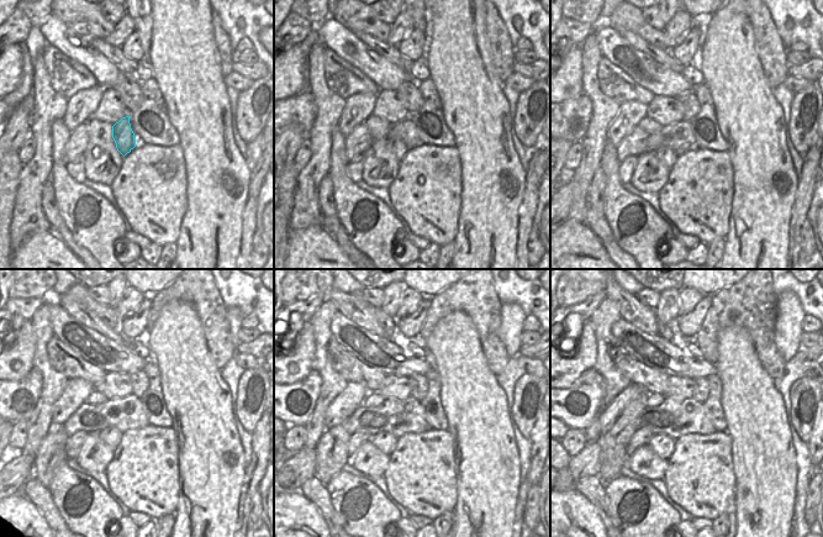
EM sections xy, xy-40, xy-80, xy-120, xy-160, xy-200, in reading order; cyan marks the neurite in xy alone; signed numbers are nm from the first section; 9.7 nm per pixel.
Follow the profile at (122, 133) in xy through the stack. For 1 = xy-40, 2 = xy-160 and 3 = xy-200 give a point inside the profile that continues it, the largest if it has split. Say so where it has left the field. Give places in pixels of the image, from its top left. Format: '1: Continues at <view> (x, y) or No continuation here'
1: Continues at xy-40 (399, 148)
2: Continues at xy-160 (386, 443)
3: Continues at xy-200 (661, 445)

